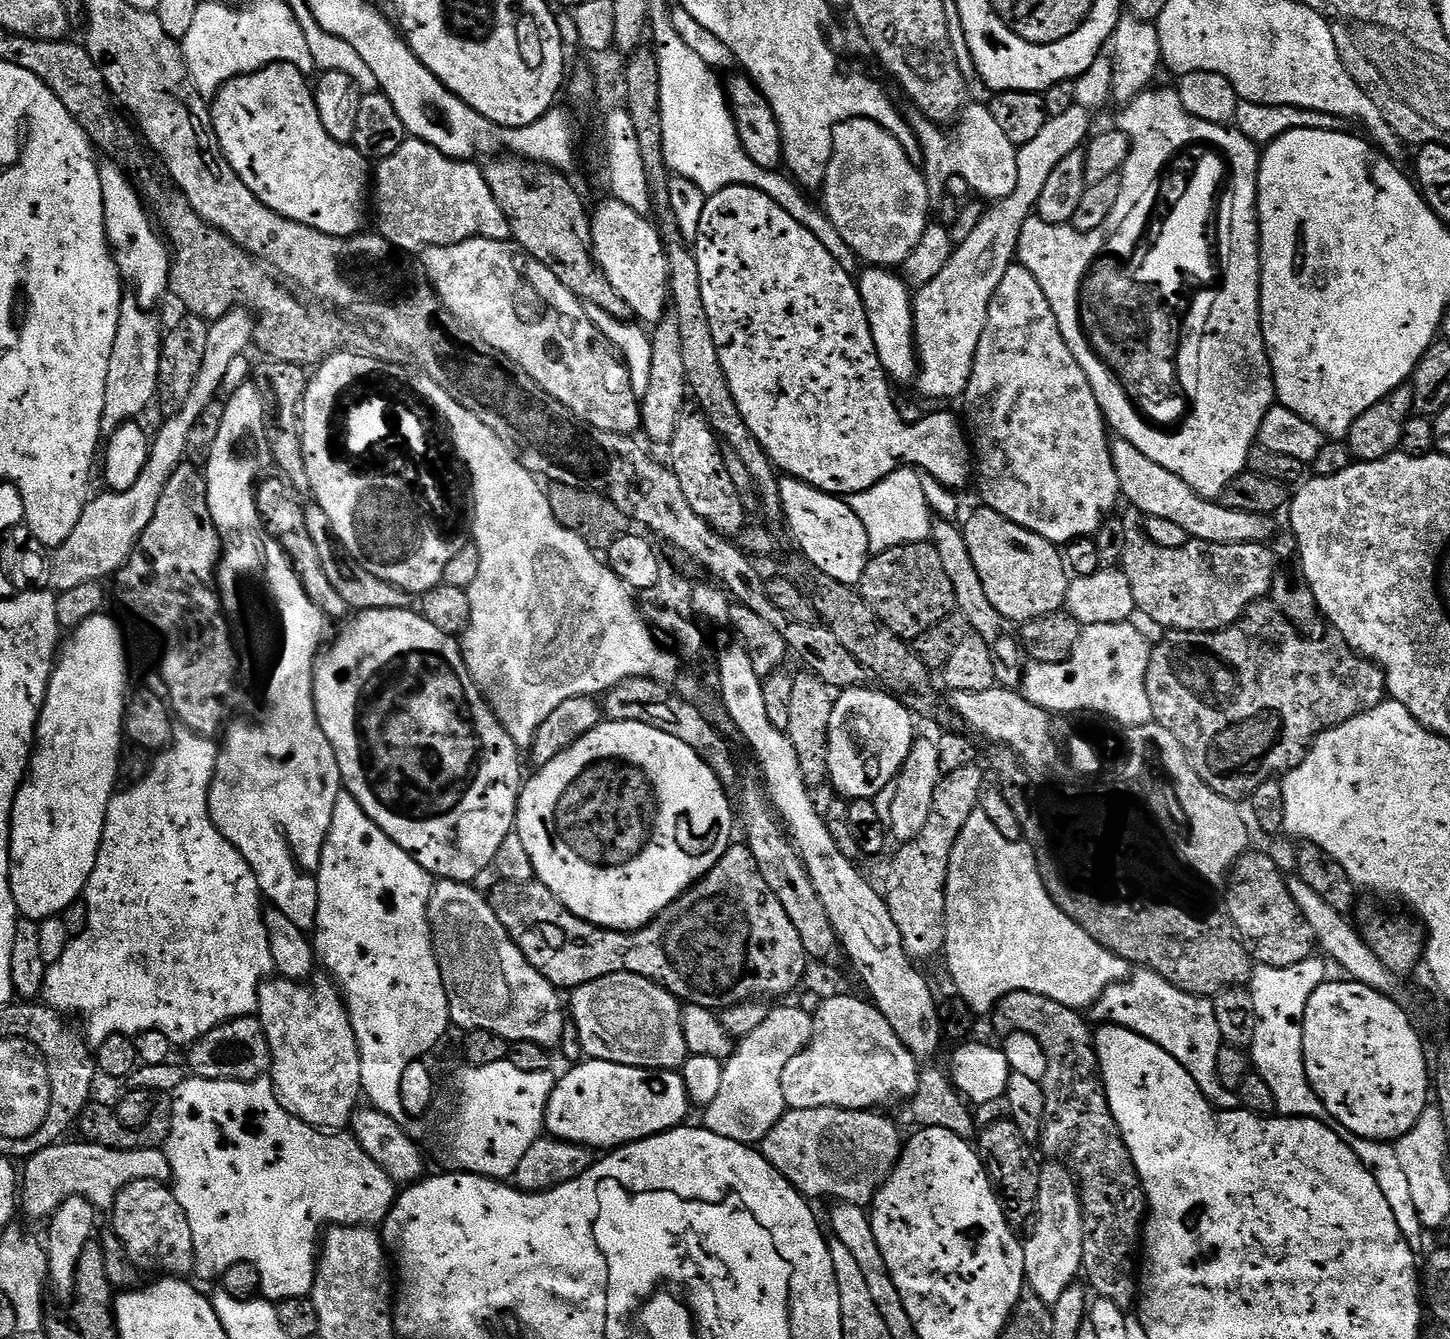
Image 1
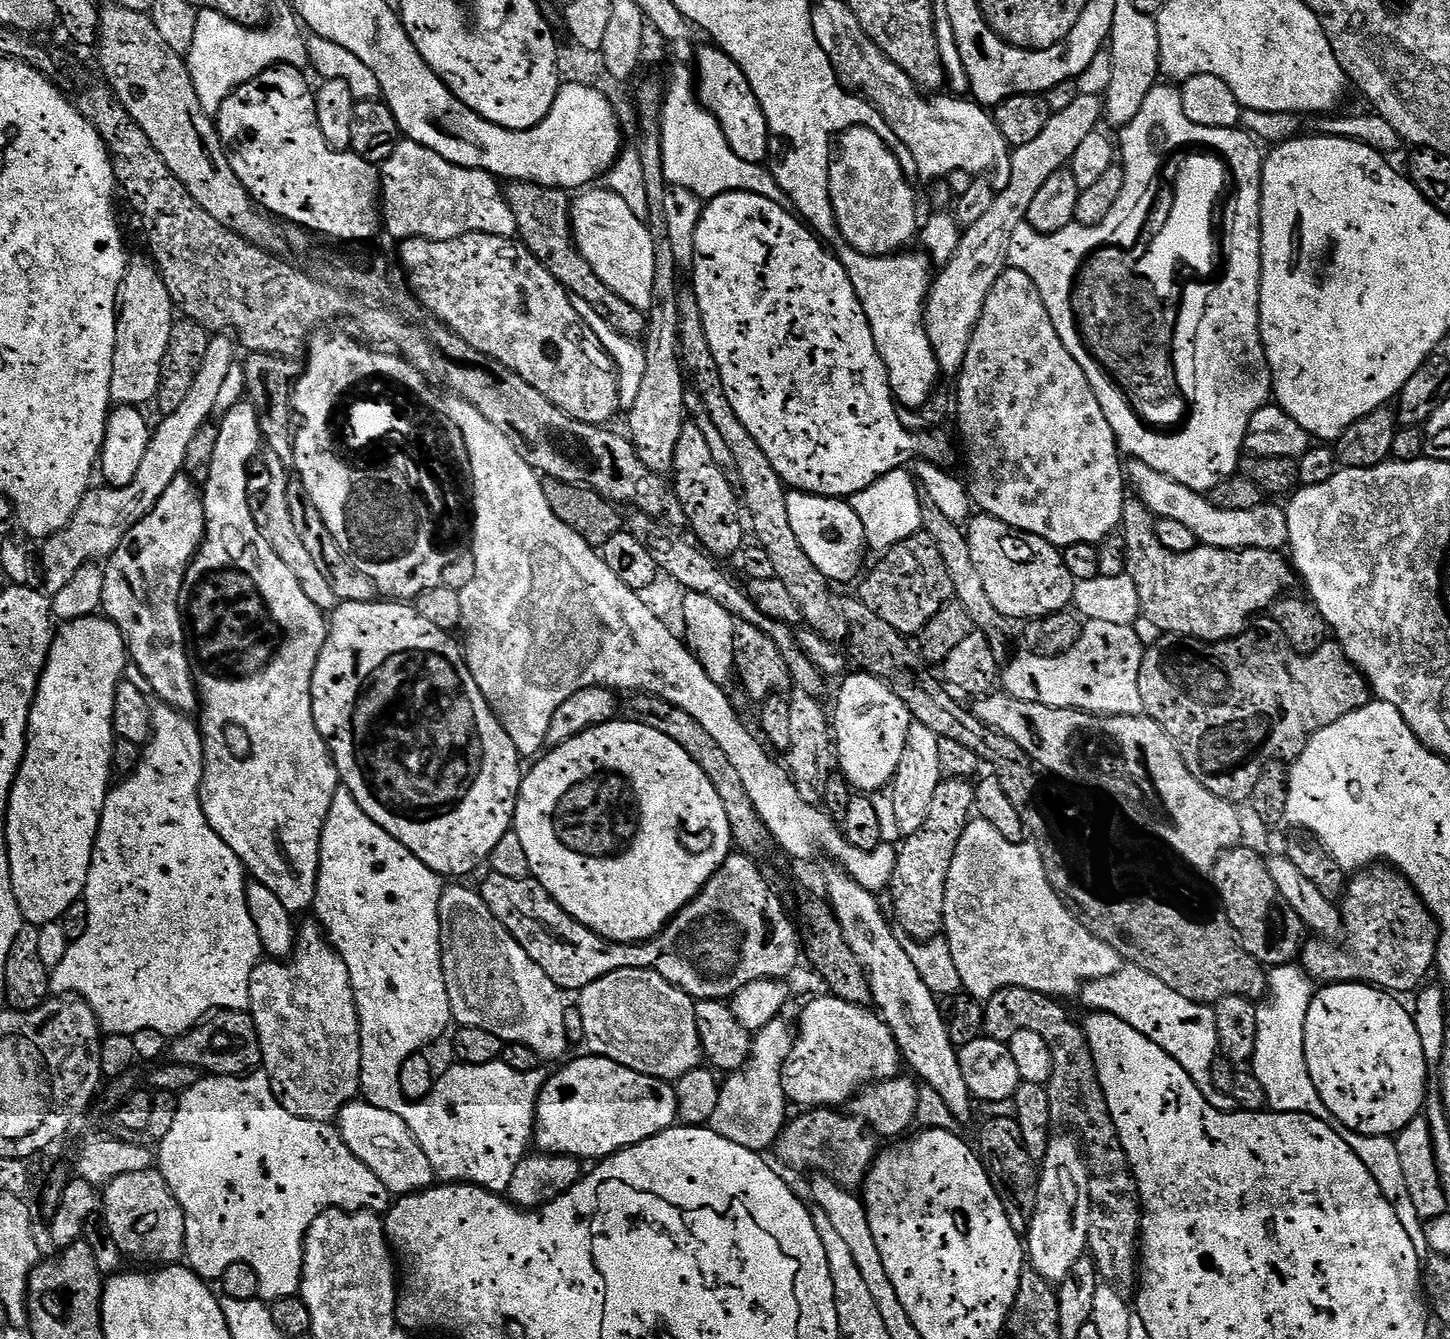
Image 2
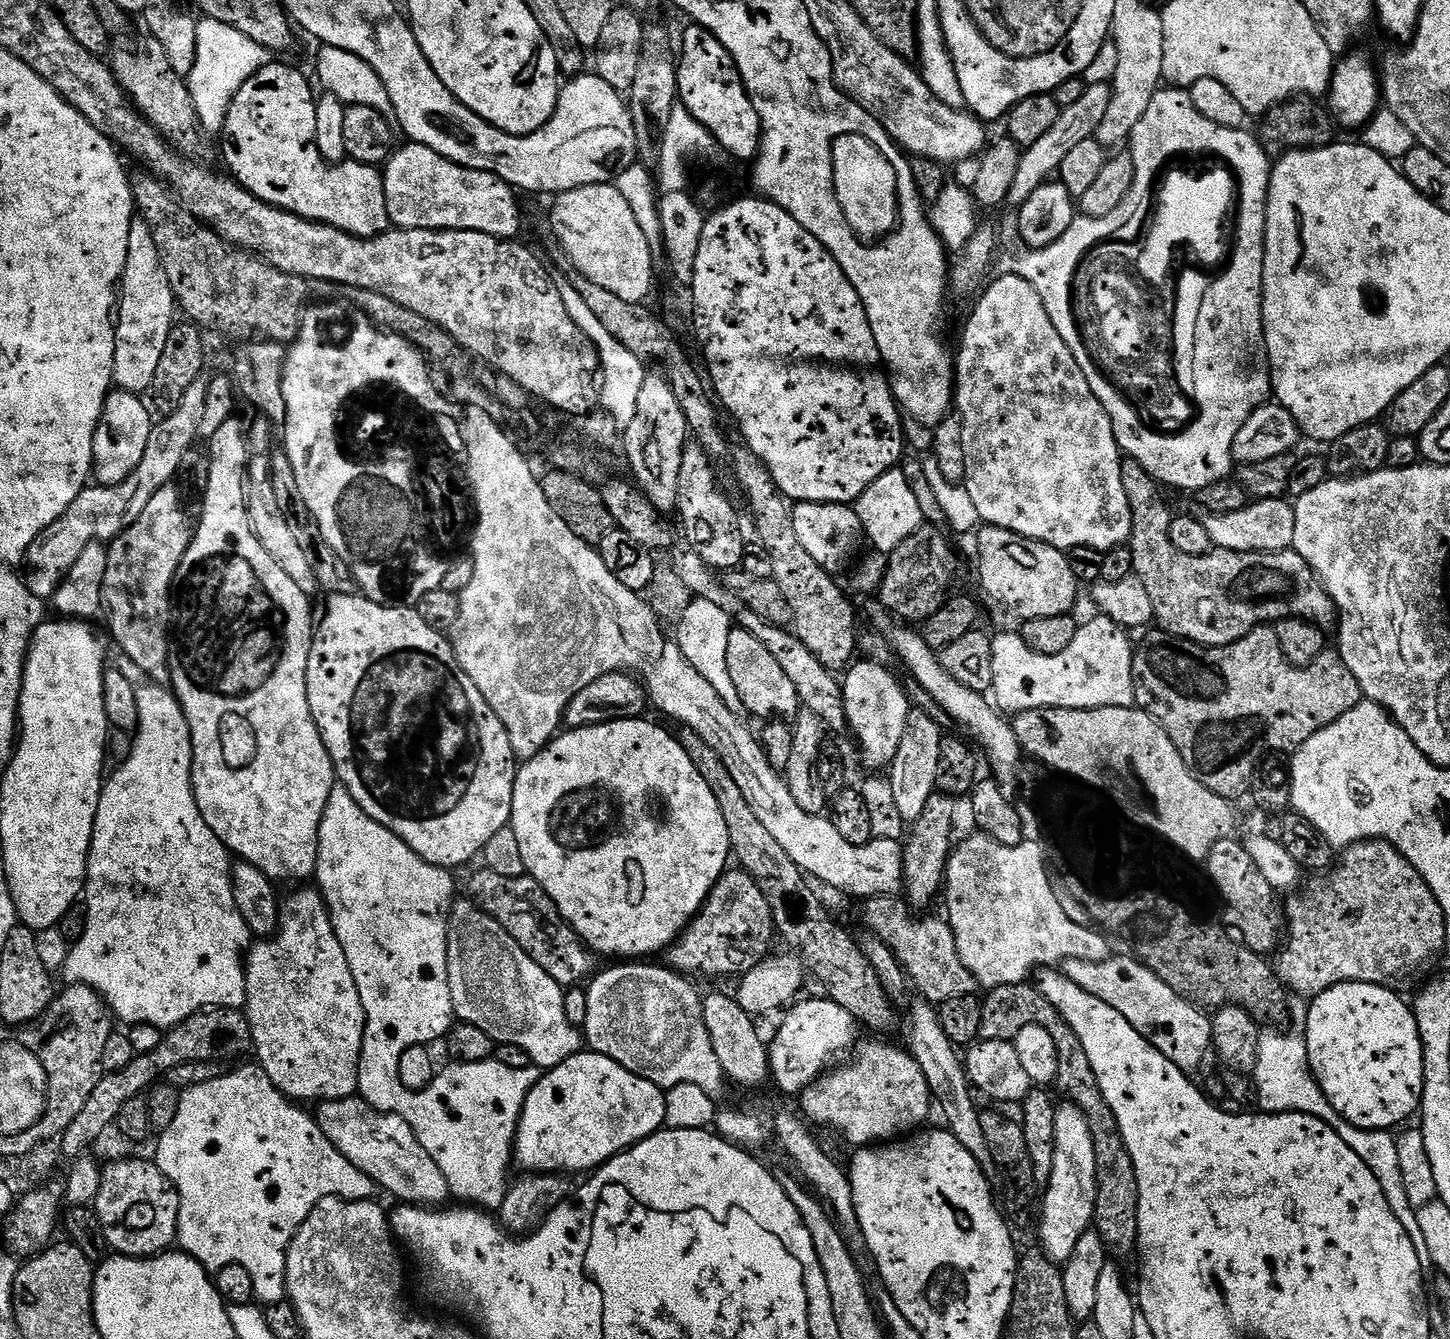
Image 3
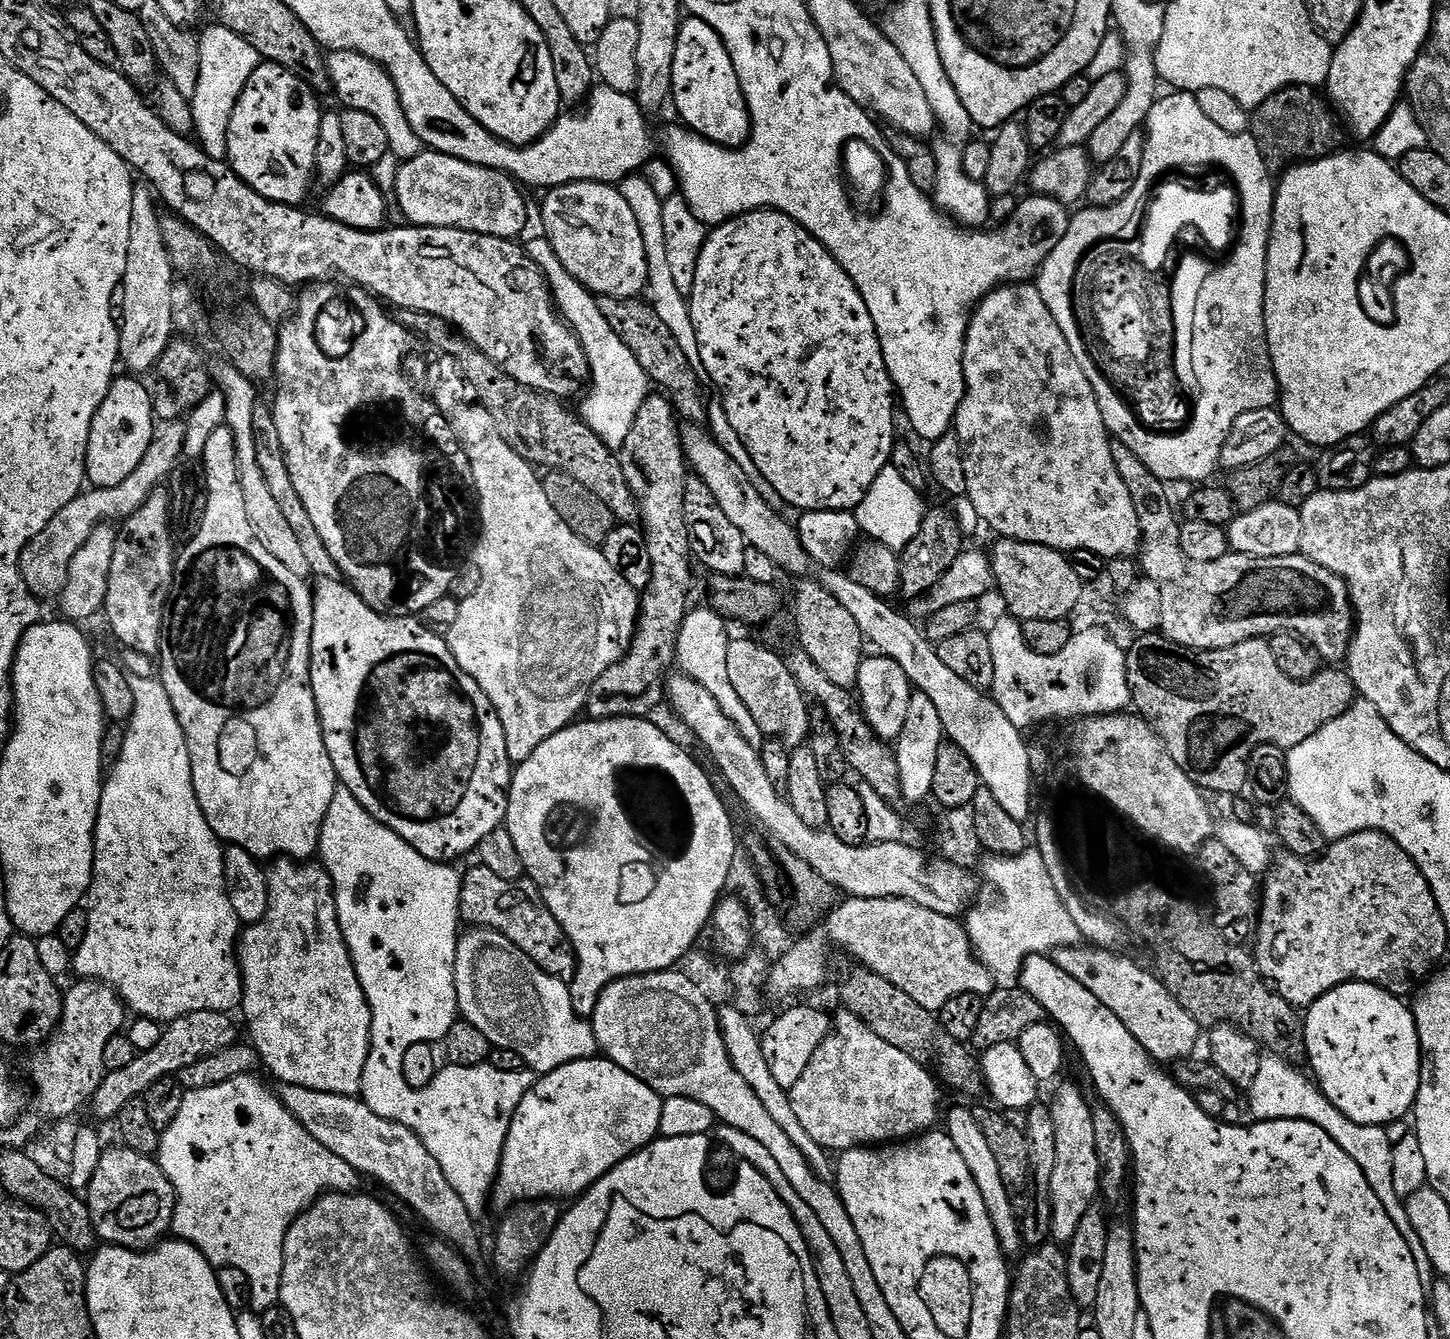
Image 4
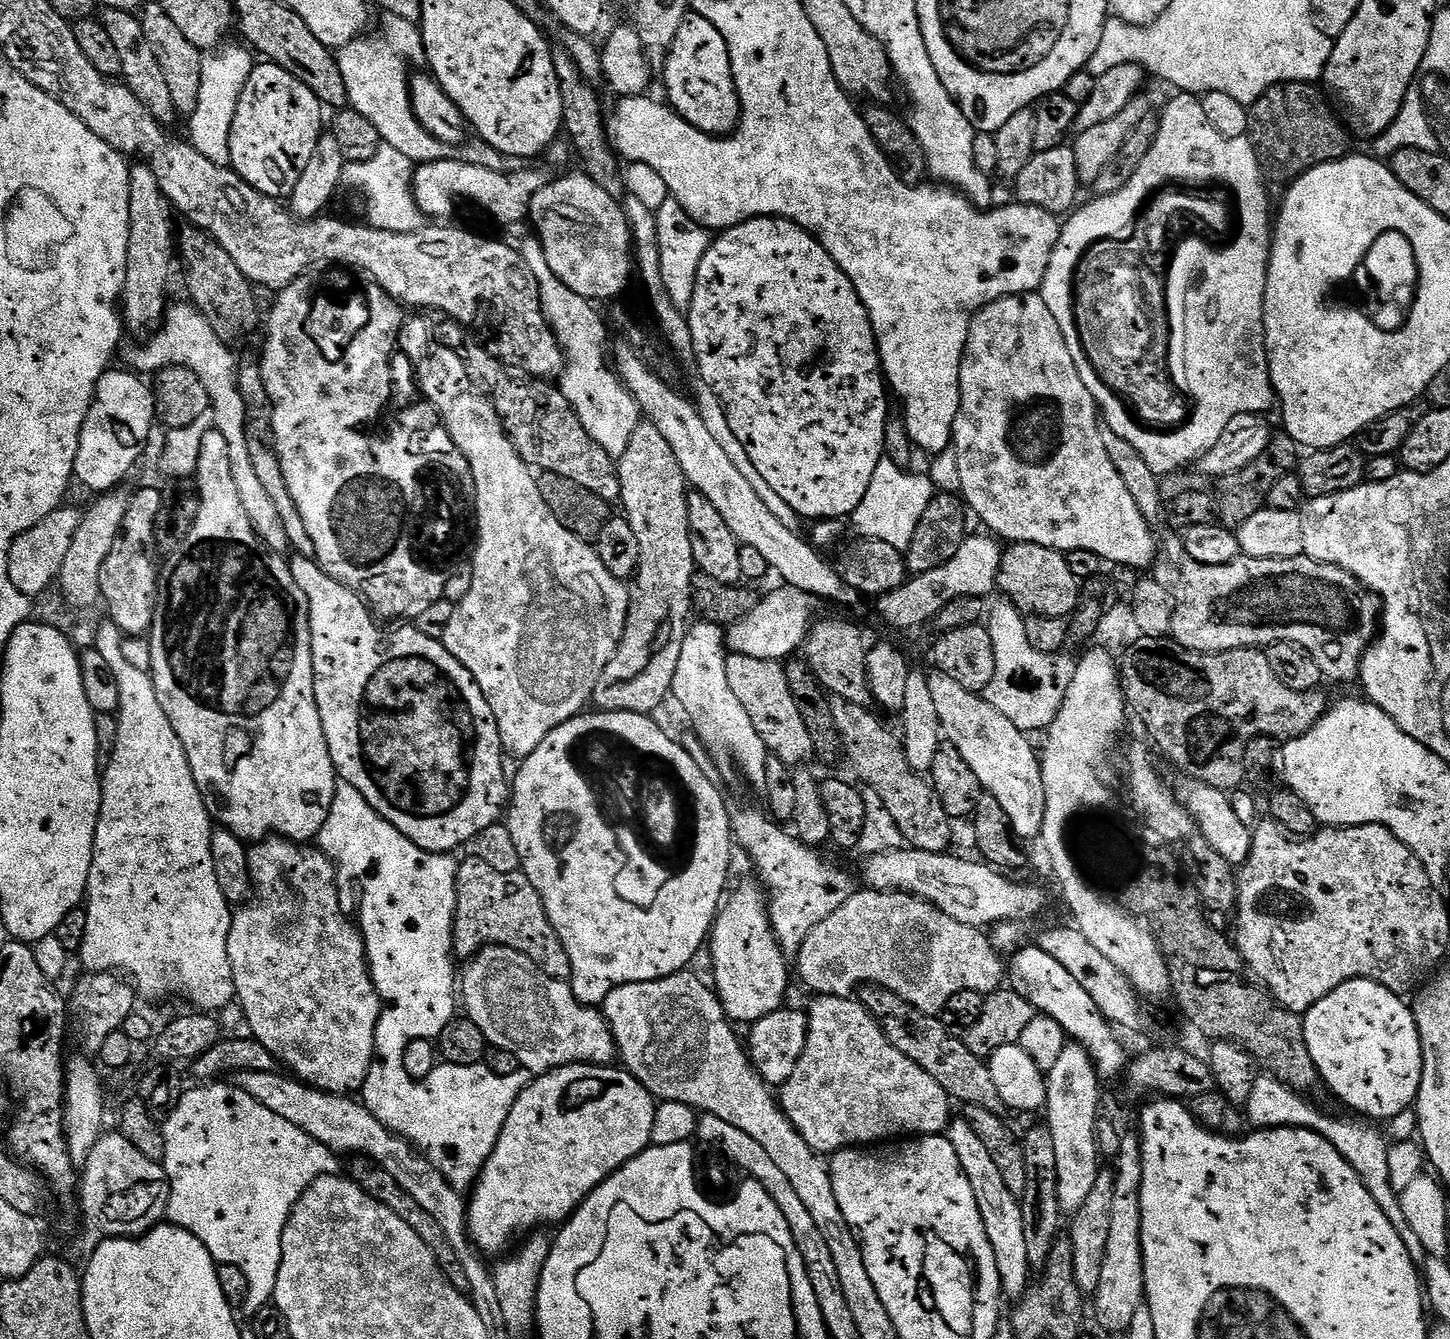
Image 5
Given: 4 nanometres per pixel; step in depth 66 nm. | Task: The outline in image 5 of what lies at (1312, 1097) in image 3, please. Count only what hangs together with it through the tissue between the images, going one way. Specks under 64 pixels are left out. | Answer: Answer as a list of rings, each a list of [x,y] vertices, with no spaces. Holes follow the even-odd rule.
[[[1271,1074],[1257,1075],[1254,1082],[1254,1094],[1250,1094],[1246,1105],[1248,1116],[1252,1120],[1268,1120],[1267,1122],[1274,1128],[1305,1128],[1314,1130],[1354,1166],[1358,1178],[1370,1190],[1370,1198],[1378,1202],[1378,1207],[1382,1209],[1382,1214],[1390,1218],[1394,1230],[1398,1230],[1400,1236],[1406,1237],[1406,1243],[1409,1249],[1416,1250],[1420,1248],[1418,1234],[1408,1231],[1406,1214],[1402,1214],[1400,1197],[1390,1186],[1390,1158],[1388,1157],[1389,1141],[1384,1141],[1384,1136],[1376,1128],[1367,1128],[1364,1124],[1355,1124],[1352,1120],[1335,1120],[1332,1116],[1327,1116],[1324,1112],[1319,1112],[1314,1105],[1308,1101],[1301,1093],[1295,1092],[1290,1086],[1286,1086],[1278,1077]]]

